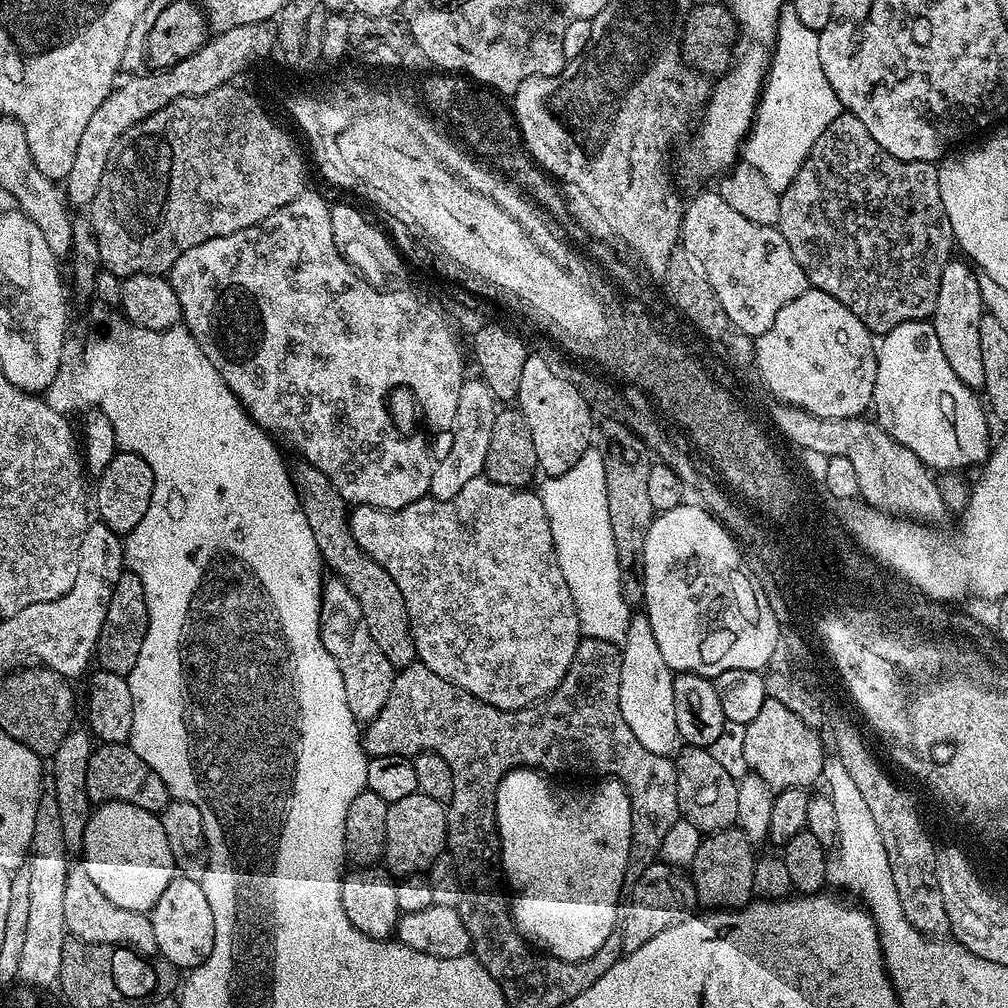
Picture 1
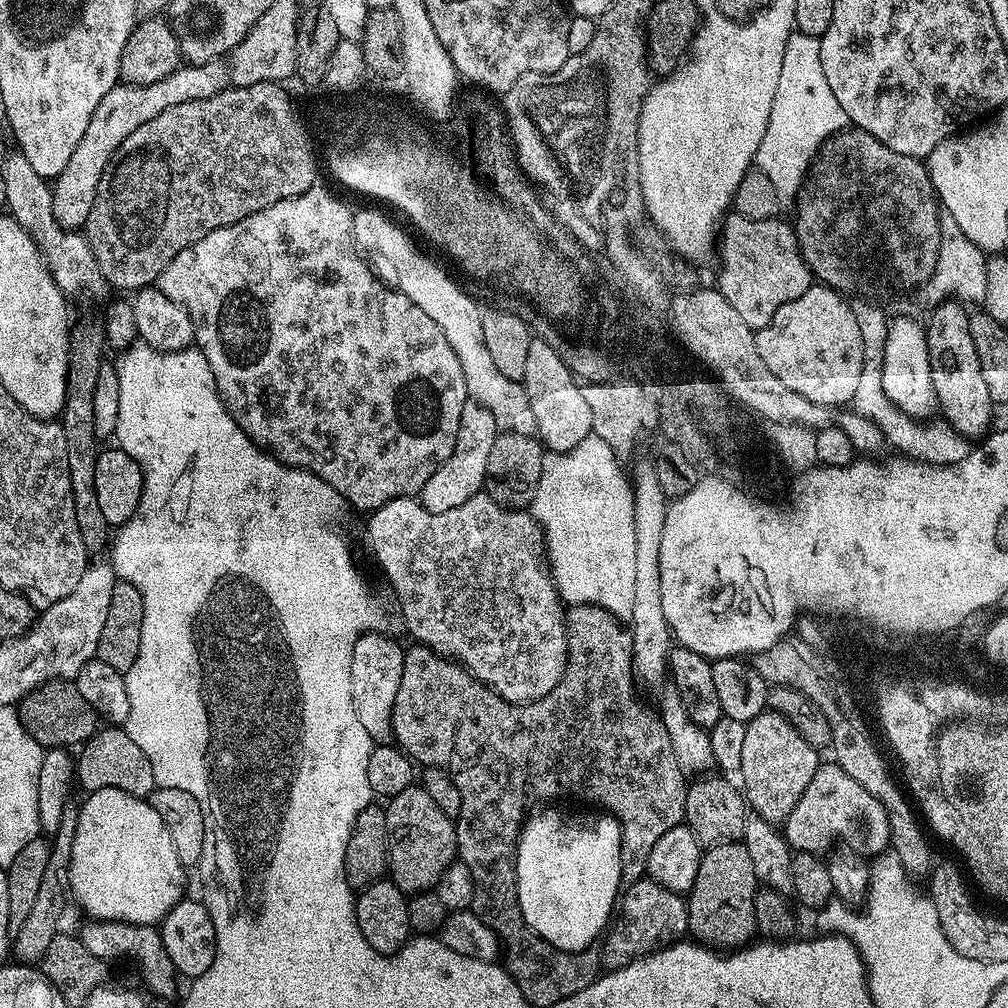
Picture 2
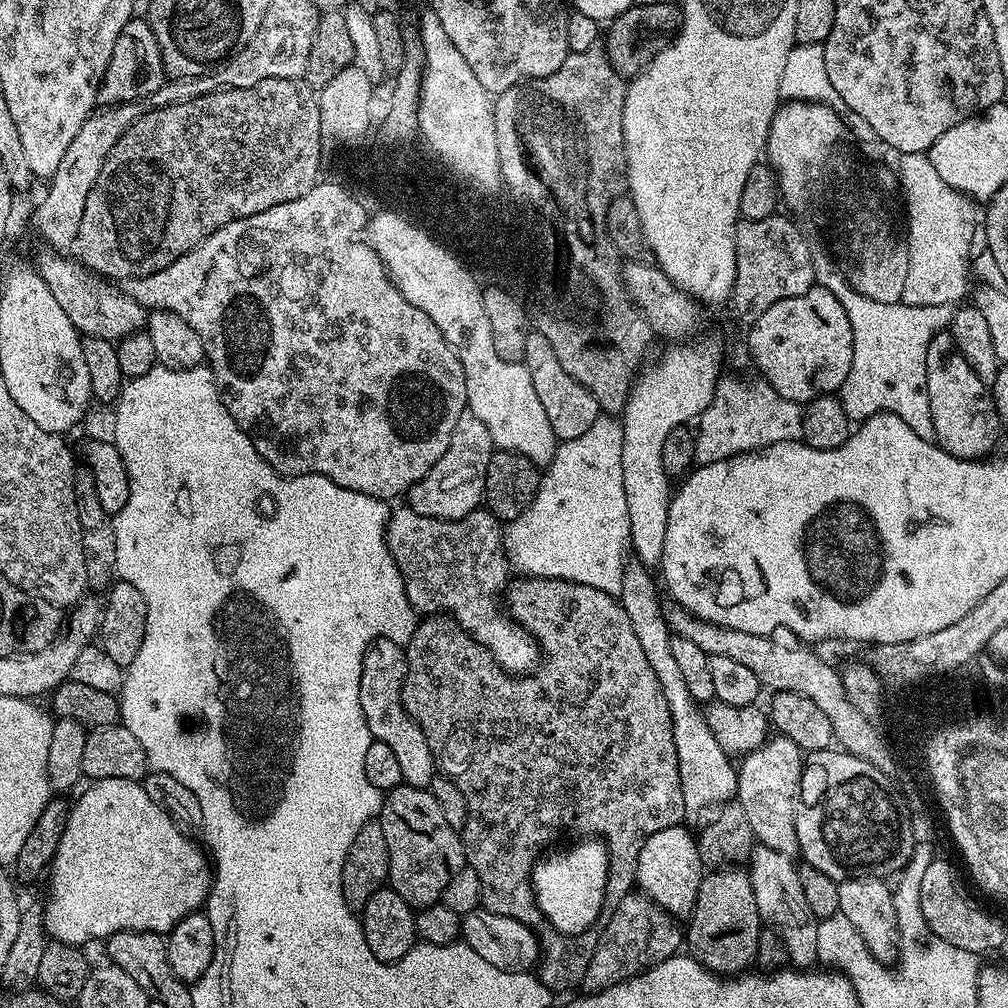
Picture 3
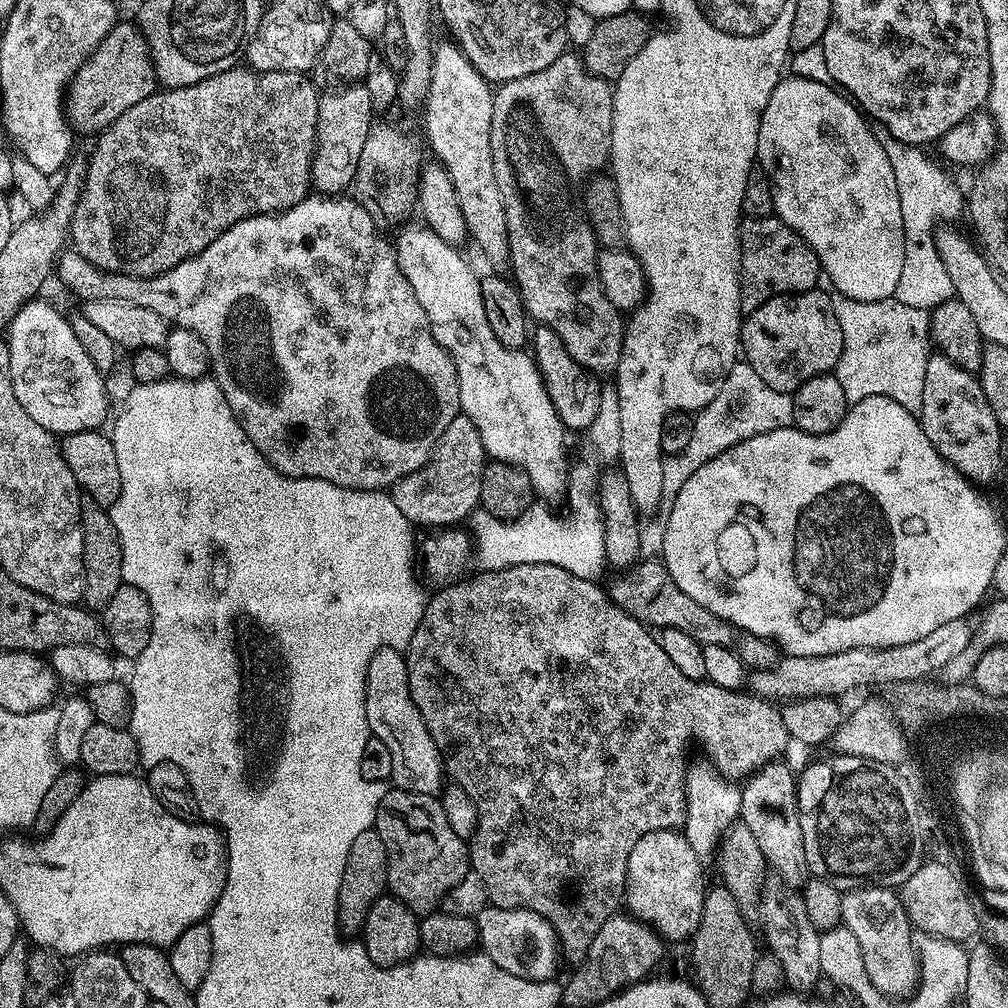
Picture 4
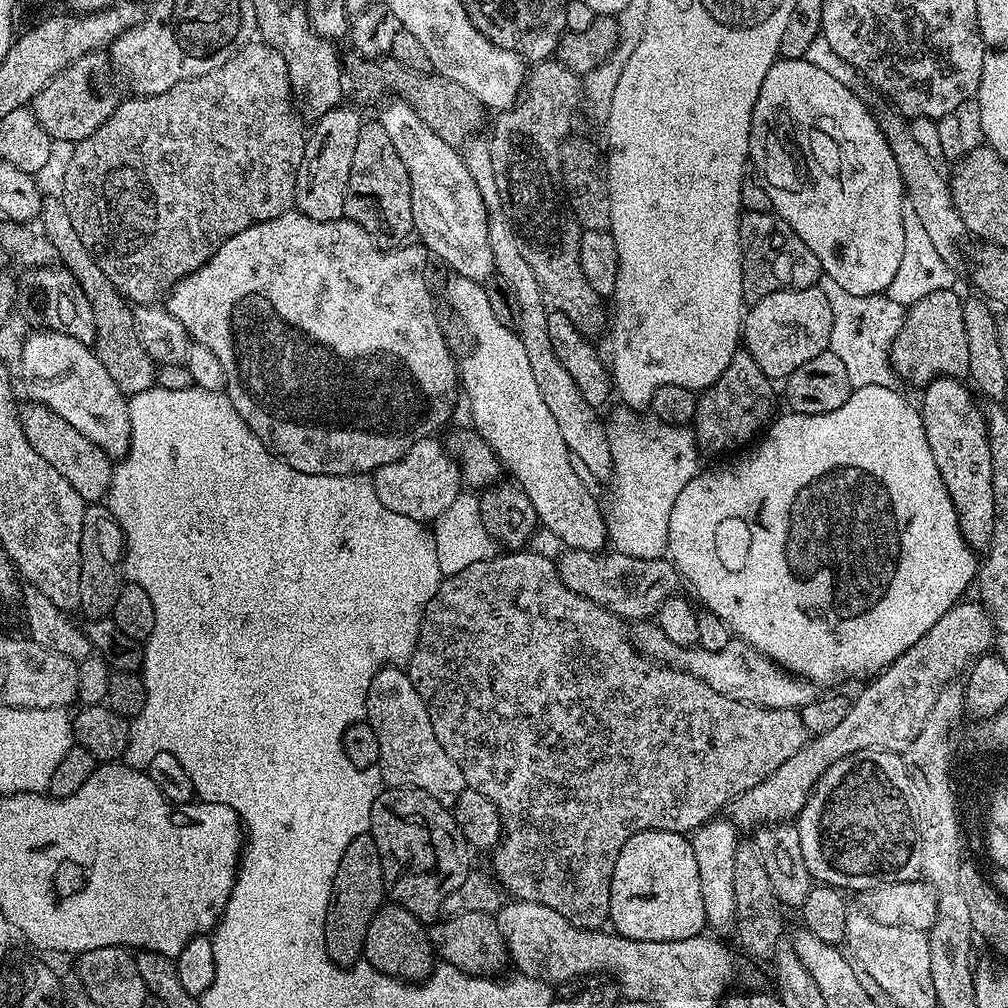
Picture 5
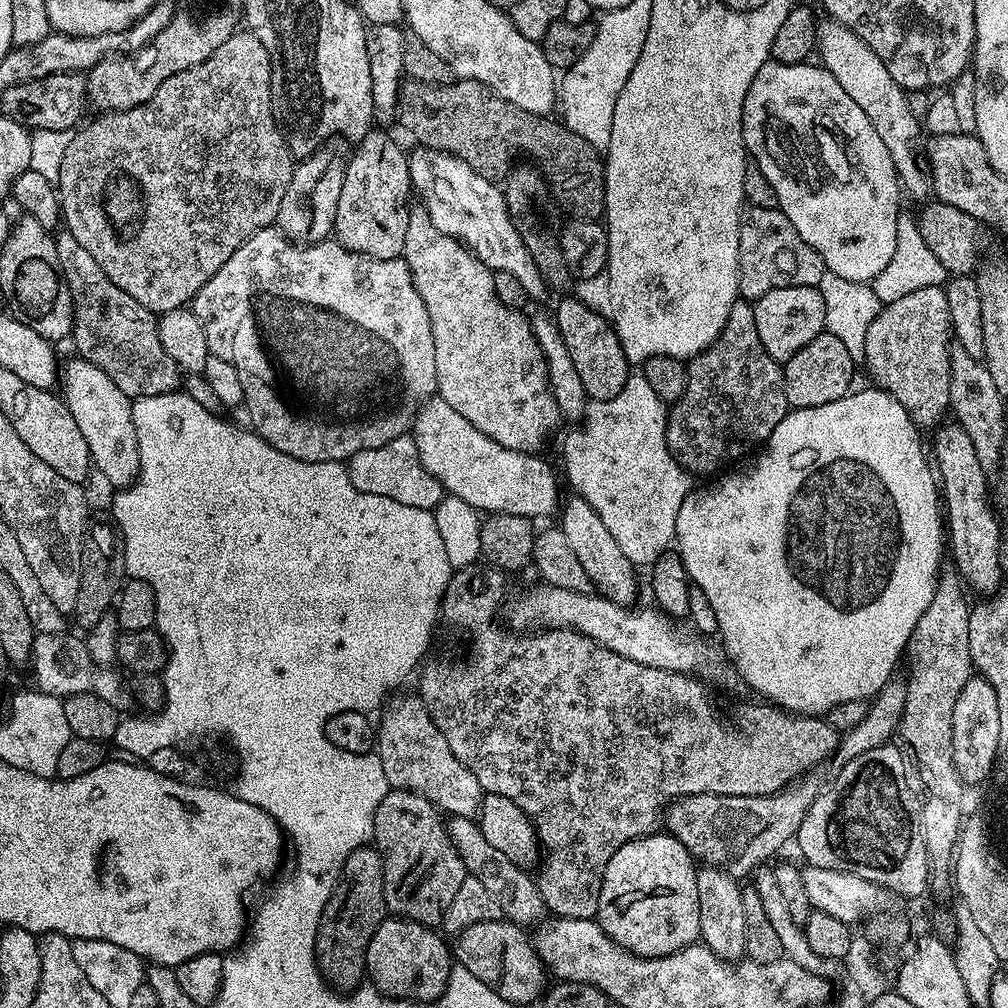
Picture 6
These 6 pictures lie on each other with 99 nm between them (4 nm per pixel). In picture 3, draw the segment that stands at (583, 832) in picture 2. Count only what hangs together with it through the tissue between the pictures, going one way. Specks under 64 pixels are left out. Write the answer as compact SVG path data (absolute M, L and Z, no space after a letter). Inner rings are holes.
M584 838L579 844L580 848L570 849L565 856L556 852L553 856L537 859L532 870L532 891L536 894L539 915L543 919L545 916L557 928L555 931L559 935L569 938L589 931L593 927L591 924L601 919L606 908L608 846L600 838Z

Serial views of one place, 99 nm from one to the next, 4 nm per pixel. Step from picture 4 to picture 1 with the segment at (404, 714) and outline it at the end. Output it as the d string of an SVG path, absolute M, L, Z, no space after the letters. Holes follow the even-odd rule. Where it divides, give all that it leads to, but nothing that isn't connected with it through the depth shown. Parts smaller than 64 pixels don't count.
M332 578L329 584L327 581L323 585L322 592L325 597L336 597L329 604L327 601L323 609L320 640L342 670L342 682L346 686L346 702L350 706L350 714L354 714L357 722L370 721L376 717L378 710L382 710L382 706L386 706L386 698L390 698L396 672L370 636L363 620L362 607L359 606L357 598L349 595L344 582L339 578Z

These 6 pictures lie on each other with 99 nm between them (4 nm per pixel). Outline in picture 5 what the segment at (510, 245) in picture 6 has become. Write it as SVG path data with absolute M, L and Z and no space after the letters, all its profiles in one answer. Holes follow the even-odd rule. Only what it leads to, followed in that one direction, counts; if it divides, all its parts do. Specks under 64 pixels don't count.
M389 99L378 122L386 130L398 158L410 174L412 191L412 227L419 243L433 257L445 260L457 276L484 278L493 271L494 254L488 245L488 208L482 194L470 178L463 155L453 145L442 142L405 100Z

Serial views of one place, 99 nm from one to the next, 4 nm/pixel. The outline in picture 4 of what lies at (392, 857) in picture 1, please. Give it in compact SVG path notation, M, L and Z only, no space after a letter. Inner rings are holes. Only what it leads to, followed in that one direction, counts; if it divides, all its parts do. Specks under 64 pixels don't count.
M389 787L382 802L378 802L374 827L382 842L386 842L388 888L391 895L402 901L411 912L427 914L437 911L443 905L444 895L454 886L458 886L458 882L462 882L462 878L470 871L469 845L462 838L458 838L454 830L450 830L450 822L446 822L446 814L436 796Z

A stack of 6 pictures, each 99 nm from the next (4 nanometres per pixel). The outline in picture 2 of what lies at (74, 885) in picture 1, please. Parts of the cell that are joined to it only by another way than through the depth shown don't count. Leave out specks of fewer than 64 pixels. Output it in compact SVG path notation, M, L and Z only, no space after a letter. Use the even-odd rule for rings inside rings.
M89 919L78 929L82 946L94 954L94 958L105 962L120 960L125 956L140 967L140 976L146 987L156 998L172 998L176 992L178 973L174 962L170 962L170 954L166 954L166 946L162 946L159 927L150 924L128 924L125 920L94 920Z

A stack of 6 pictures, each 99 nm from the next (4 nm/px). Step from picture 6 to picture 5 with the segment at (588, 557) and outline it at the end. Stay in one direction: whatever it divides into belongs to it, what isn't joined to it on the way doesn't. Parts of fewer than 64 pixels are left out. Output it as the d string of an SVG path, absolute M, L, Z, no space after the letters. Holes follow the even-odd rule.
M457 275L451 279L446 286L446 300L474 344L464 356L461 355L458 376L461 387L463 391L465 388L468 396L475 431L488 441L501 463L512 470L515 483L524 489L530 502L534 502L537 521L547 531L553 532L565 549L573 552L603 553L609 543L608 520L605 513L604 516L600 513L600 504L592 497L591 490L584 485L584 480L580 477L581 469L574 463L574 456L569 452L566 441L558 430L558 422L555 421L554 414L547 409L546 402L539 393L534 374L531 373L530 361L527 360L525 346L513 329L502 326L494 317L483 285L477 279Z

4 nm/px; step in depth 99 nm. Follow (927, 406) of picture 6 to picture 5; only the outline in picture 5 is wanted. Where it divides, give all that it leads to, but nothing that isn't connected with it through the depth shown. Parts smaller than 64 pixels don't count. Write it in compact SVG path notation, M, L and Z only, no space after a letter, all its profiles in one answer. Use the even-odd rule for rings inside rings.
M951 288L935 290L934 294L927 295L907 309L904 325L894 338L891 351L892 368L901 381L904 379L908 384L927 386L940 377L936 370L970 370L970 349L966 343L966 325L962 322L964 300L957 292Z

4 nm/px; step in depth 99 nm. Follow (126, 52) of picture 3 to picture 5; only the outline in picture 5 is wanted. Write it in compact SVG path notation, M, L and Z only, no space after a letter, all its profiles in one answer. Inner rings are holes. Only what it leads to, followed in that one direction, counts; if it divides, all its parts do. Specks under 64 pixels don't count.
M96 51L78 58L60 75L56 75L31 102L32 113L54 142L65 141L69 146L90 138L98 126L114 114L118 103L116 88L112 85L114 73L107 51Z

